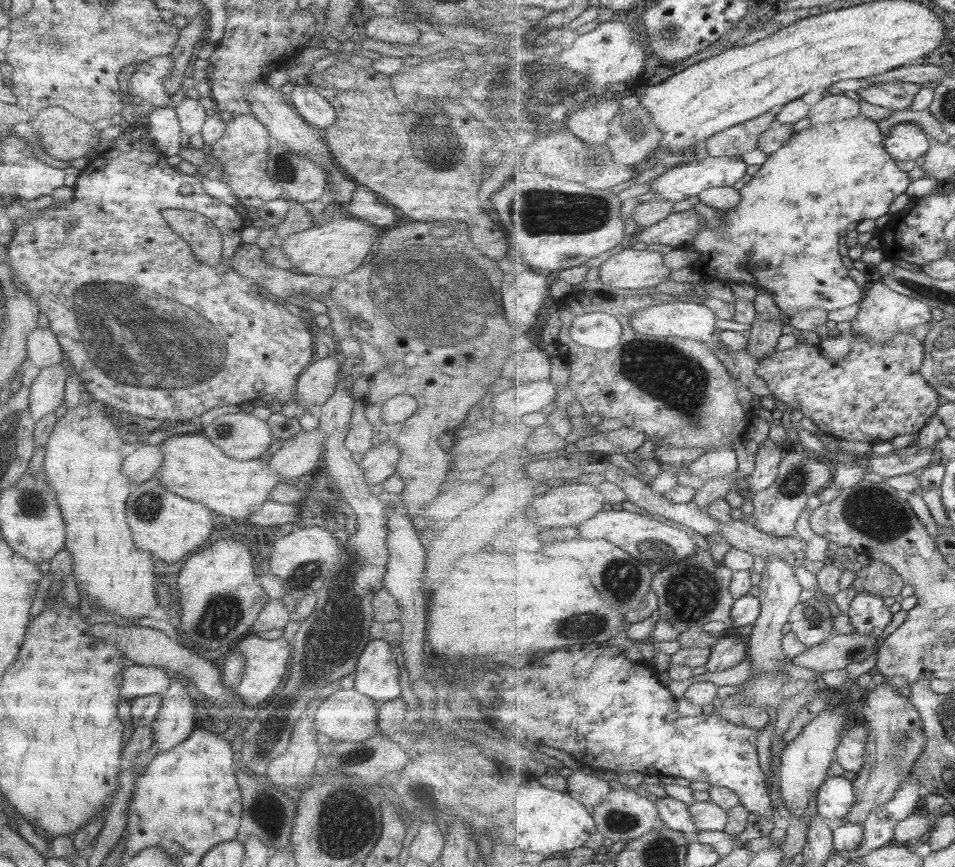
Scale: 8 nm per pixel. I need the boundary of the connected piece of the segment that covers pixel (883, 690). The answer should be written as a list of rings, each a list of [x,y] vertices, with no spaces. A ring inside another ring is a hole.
[[[889,679],[868,691],[862,714],[869,729],[869,742],[865,766],[852,781],[857,798],[846,817],[837,820],[833,826],[849,822],[862,824],[877,806],[891,802],[928,746],[922,715],[910,698],[900,694],[899,688]]]

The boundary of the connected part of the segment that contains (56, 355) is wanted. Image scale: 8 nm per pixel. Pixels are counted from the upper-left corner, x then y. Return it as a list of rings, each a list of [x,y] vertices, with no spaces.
[[[37,327],[27,335],[26,351],[27,365],[39,370],[59,365],[62,362],[61,347],[48,328]]]

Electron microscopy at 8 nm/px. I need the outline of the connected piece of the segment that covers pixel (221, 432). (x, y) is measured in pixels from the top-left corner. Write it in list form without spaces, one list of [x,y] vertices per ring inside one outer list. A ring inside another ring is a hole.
[[[240,411],[216,417],[199,433],[233,460],[258,459],[273,441],[266,421]]]

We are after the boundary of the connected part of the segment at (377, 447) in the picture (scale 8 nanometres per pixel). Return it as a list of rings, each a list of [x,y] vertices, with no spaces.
[[[390,442],[373,444],[369,447],[369,450],[362,454],[358,464],[362,470],[365,484],[370,488],[391,476],[399,457],[399,450]]]

